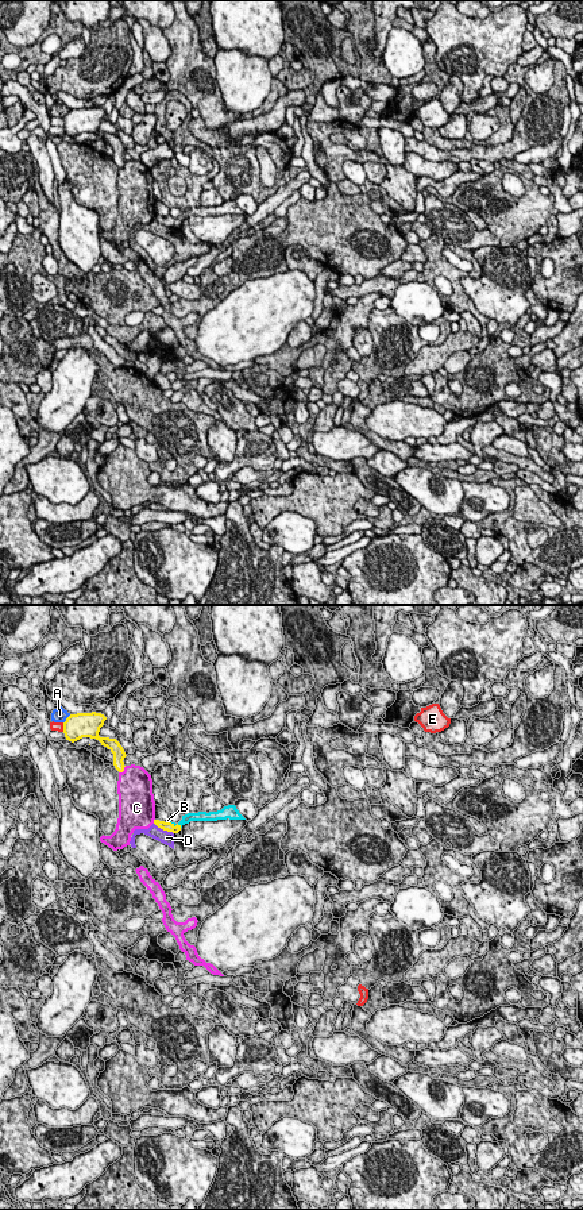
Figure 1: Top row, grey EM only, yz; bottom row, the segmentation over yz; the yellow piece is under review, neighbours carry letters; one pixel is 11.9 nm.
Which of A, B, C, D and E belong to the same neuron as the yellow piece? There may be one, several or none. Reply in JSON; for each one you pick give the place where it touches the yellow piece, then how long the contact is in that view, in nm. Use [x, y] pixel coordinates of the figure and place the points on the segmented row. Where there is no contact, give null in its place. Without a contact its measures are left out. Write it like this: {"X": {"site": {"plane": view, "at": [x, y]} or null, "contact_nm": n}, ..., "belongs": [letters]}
{"B": {"site": {"plane": "yz", "at": [173, 824]}, "contact_nm": 200}, "belongs": ["B"]}

